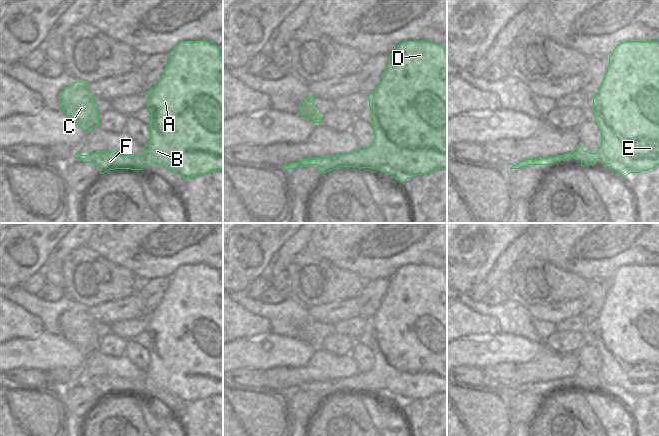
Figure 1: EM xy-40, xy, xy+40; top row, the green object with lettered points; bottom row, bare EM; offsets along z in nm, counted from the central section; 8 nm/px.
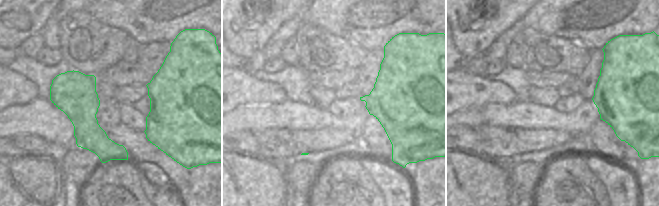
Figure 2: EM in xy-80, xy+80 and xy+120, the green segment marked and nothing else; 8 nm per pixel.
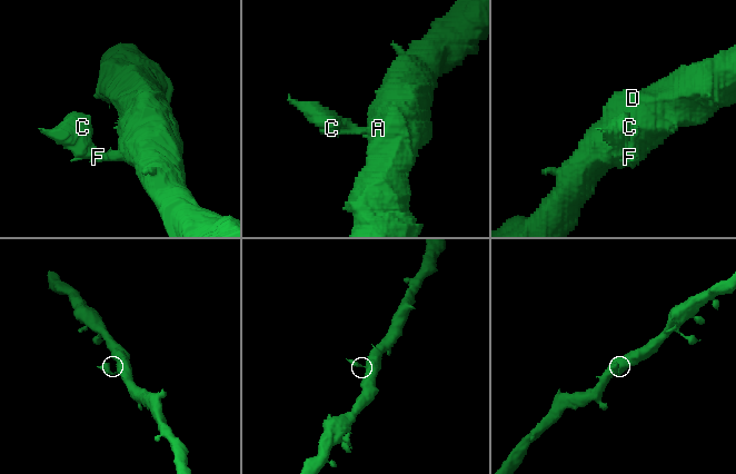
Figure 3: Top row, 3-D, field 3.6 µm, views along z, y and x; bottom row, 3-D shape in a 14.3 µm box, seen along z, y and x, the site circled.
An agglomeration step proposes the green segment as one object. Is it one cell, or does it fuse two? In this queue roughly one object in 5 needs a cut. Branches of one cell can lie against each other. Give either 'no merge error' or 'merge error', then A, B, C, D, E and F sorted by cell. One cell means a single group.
no merge error; groups A B C D E F

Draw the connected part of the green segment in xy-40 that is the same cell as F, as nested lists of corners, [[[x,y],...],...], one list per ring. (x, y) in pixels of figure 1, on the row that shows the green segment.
[[[182,41],[178,43],[169,54],[169,62],[155,86],[145,92],[147,94],[147,107],[151,112],[149,120],[149,142],[144,147],[142,155],[122,155],[114,151],[104,151],[102,153],[90,153],[88,155],[75,154],[75,159],[92,163],[99,168],[100,174],[115,169],[142,170],[144,166],[156,163],[166,169],[170,169],[183,177],[190,179],[198,175],[204,175],[212,171],[223,171],[223,57],[219,52],[219,47],[208,41]]]

